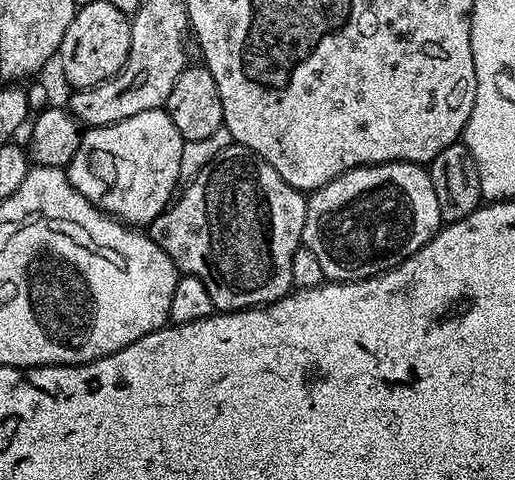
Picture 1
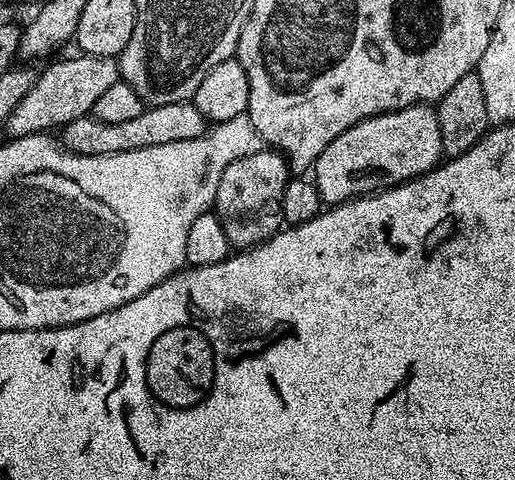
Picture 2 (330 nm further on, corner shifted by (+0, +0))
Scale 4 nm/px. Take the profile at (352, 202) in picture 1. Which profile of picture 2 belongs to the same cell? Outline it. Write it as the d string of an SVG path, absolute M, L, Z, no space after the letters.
M415 104L397 112L371 116L338 134L338 138L322 150L314 165L316 189L321 201L328 206L355 196L371 196L373 192L403 184L415 176L425 176L441 163L443 151L435 107Z

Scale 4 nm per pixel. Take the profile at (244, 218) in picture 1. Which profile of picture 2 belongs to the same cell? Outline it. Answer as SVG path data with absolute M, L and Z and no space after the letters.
M265 150L238 158L222 169L214 211L226 230L226 238L233 249L253 248L280 231L284 224L282 194L290 179L285 157L275 150Z

